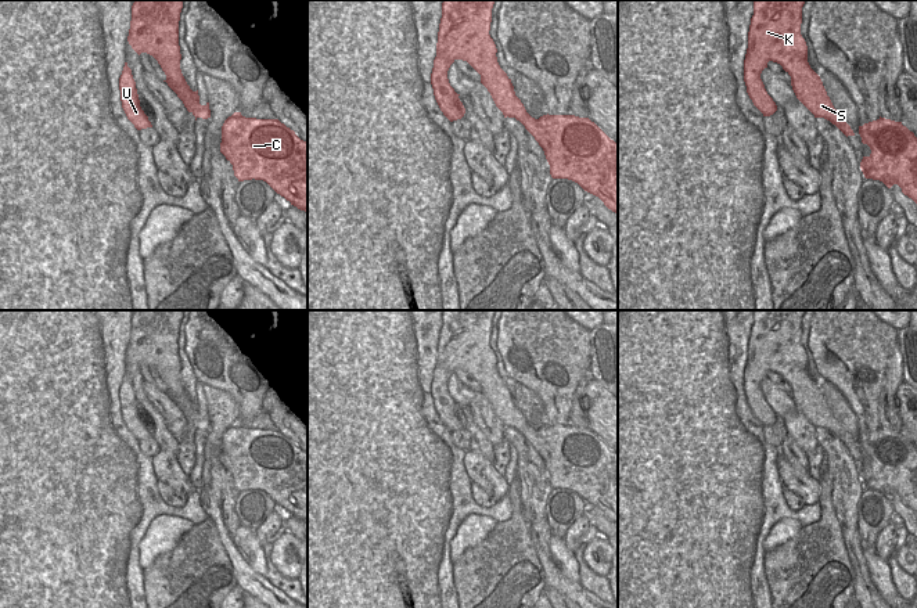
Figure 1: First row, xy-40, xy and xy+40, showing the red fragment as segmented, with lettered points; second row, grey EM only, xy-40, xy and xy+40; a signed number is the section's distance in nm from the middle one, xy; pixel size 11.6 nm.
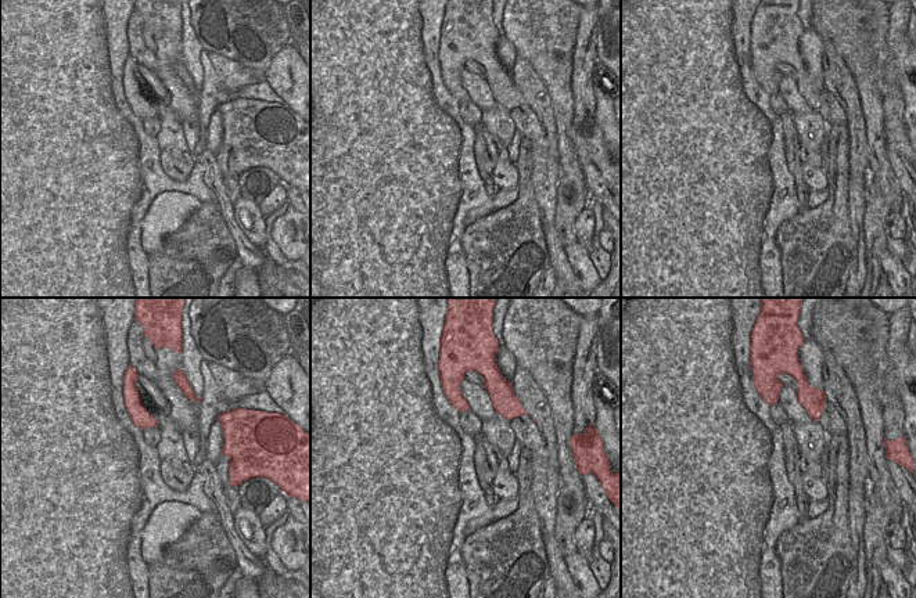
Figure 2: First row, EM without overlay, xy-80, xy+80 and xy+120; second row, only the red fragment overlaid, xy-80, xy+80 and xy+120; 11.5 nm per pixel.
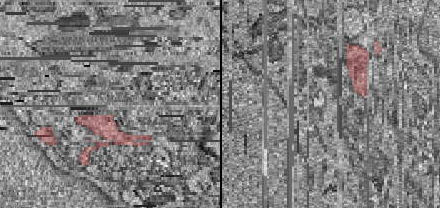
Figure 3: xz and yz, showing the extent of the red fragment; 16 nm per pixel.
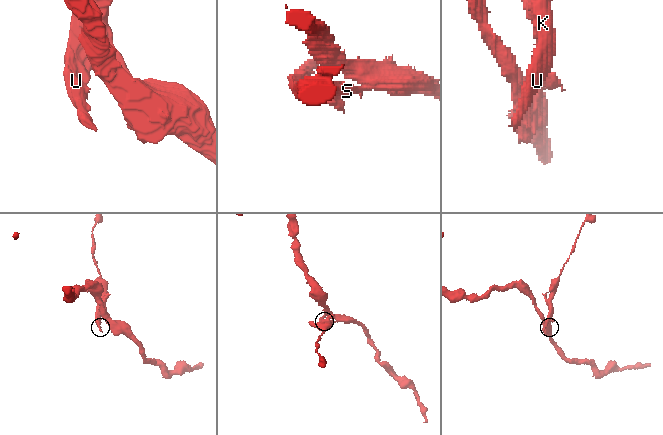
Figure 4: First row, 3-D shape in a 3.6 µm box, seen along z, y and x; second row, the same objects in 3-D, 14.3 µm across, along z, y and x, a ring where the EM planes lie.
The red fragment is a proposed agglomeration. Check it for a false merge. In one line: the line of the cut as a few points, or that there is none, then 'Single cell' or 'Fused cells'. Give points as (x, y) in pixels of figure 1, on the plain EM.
Split along xy (529, 425), (520, 431). Fused cells.

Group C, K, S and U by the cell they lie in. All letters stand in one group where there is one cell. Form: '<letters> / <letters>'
C / K S U

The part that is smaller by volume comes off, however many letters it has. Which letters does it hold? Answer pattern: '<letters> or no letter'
K, S, U

